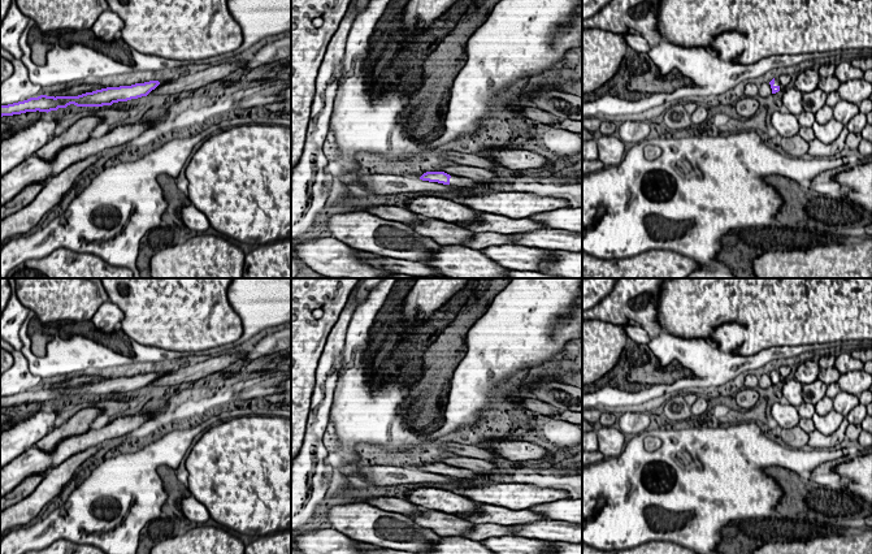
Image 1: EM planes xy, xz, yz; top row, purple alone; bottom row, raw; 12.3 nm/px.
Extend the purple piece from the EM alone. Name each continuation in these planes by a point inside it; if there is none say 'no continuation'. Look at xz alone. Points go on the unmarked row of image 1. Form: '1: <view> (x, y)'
1: xz (454, 472)

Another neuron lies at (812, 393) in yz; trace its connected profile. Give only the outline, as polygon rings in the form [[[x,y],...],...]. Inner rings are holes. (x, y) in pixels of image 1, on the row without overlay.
[[[816,378],[811,384],[804,384],[802,389],[803,402],[816,406],[827,394],[827,384]]]

